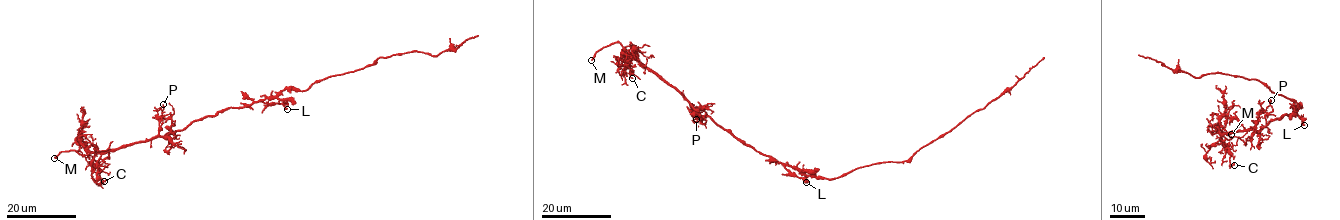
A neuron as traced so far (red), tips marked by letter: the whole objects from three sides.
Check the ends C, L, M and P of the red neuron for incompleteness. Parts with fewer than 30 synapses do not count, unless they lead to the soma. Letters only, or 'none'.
M

